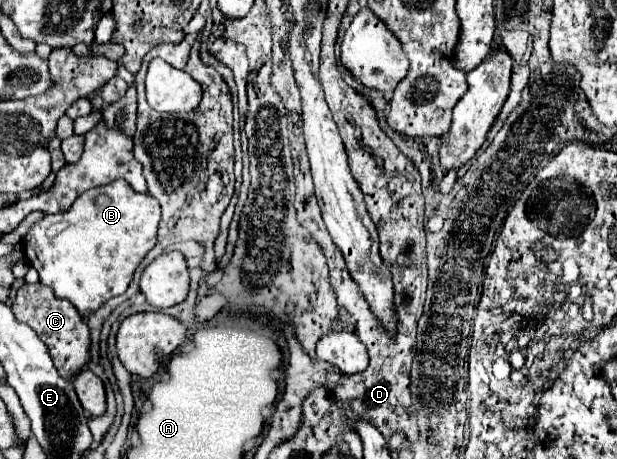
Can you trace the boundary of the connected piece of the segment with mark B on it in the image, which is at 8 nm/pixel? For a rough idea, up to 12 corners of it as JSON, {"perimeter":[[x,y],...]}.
{"perimeter":[[116,180],[22,240],[80,314],[124,294],[160,204]]}

